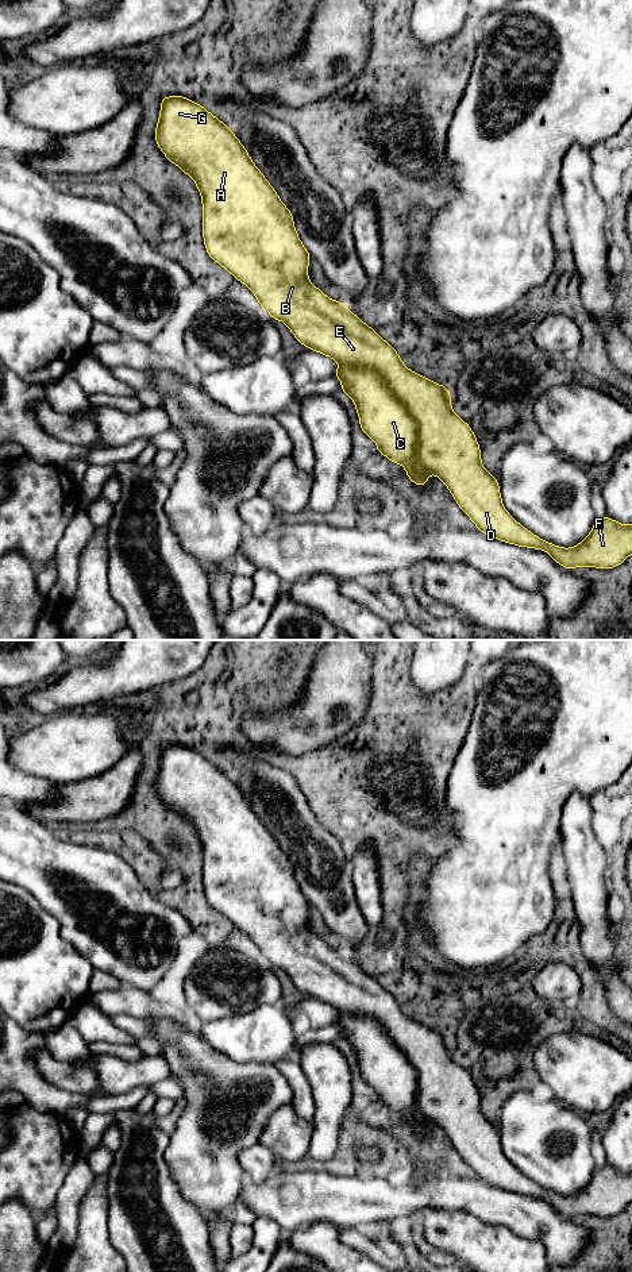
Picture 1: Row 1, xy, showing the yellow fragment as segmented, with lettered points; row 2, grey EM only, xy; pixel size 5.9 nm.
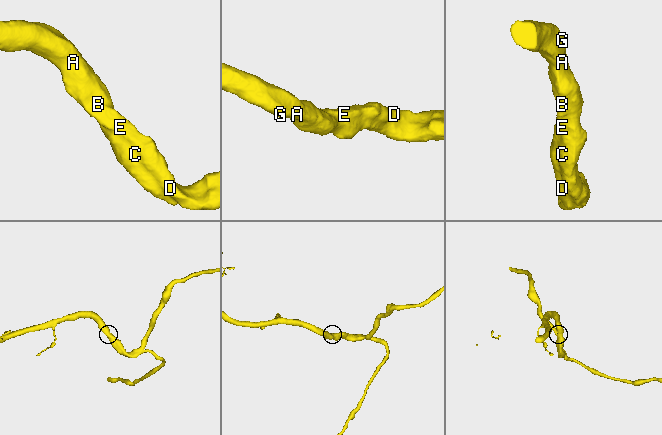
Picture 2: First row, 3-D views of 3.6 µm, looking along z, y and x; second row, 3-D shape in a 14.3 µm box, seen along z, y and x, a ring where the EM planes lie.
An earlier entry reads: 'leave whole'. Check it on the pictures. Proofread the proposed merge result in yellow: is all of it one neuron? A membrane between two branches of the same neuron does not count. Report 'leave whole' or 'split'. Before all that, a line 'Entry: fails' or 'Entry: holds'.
Entry: holds
leave whole

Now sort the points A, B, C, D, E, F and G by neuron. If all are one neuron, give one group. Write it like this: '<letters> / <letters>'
A B C D E F G

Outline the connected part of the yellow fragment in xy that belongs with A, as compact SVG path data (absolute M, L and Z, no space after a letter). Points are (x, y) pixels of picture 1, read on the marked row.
M167 96L161 100L155 142L173 165L180 166L186 176L193 178L200 190L203 238L208 255L248 286L258 298L259 307L265 308L273 320L284 321L301 344L340 363L332 375L340 379L342 392L352 398L361 429L375 442L379 454L406 469L405 477L411 478L415 485L424 486L428 482L428 474L433 473L446 483L459 508L473 520L478 531L519 547L543 548L554 562L567 570L577 566L609 570L621 564L632 554L632 524L624 525L605 516L594 521L591 532L574 548L560 548L535 536L506 512L497 478L490 475L481 463L481 450L474 432L451 409L447 386L435 383L405 367L398 352L371 327L366 325L340 301L328 298L324 292L312 285L308 280L308 263L312 255L296 232L290 211L224 123L186 97Z

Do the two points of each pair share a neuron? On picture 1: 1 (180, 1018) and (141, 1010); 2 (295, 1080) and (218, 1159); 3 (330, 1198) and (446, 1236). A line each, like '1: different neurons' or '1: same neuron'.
1: same neuron
2: different neurons
3: different neurons

